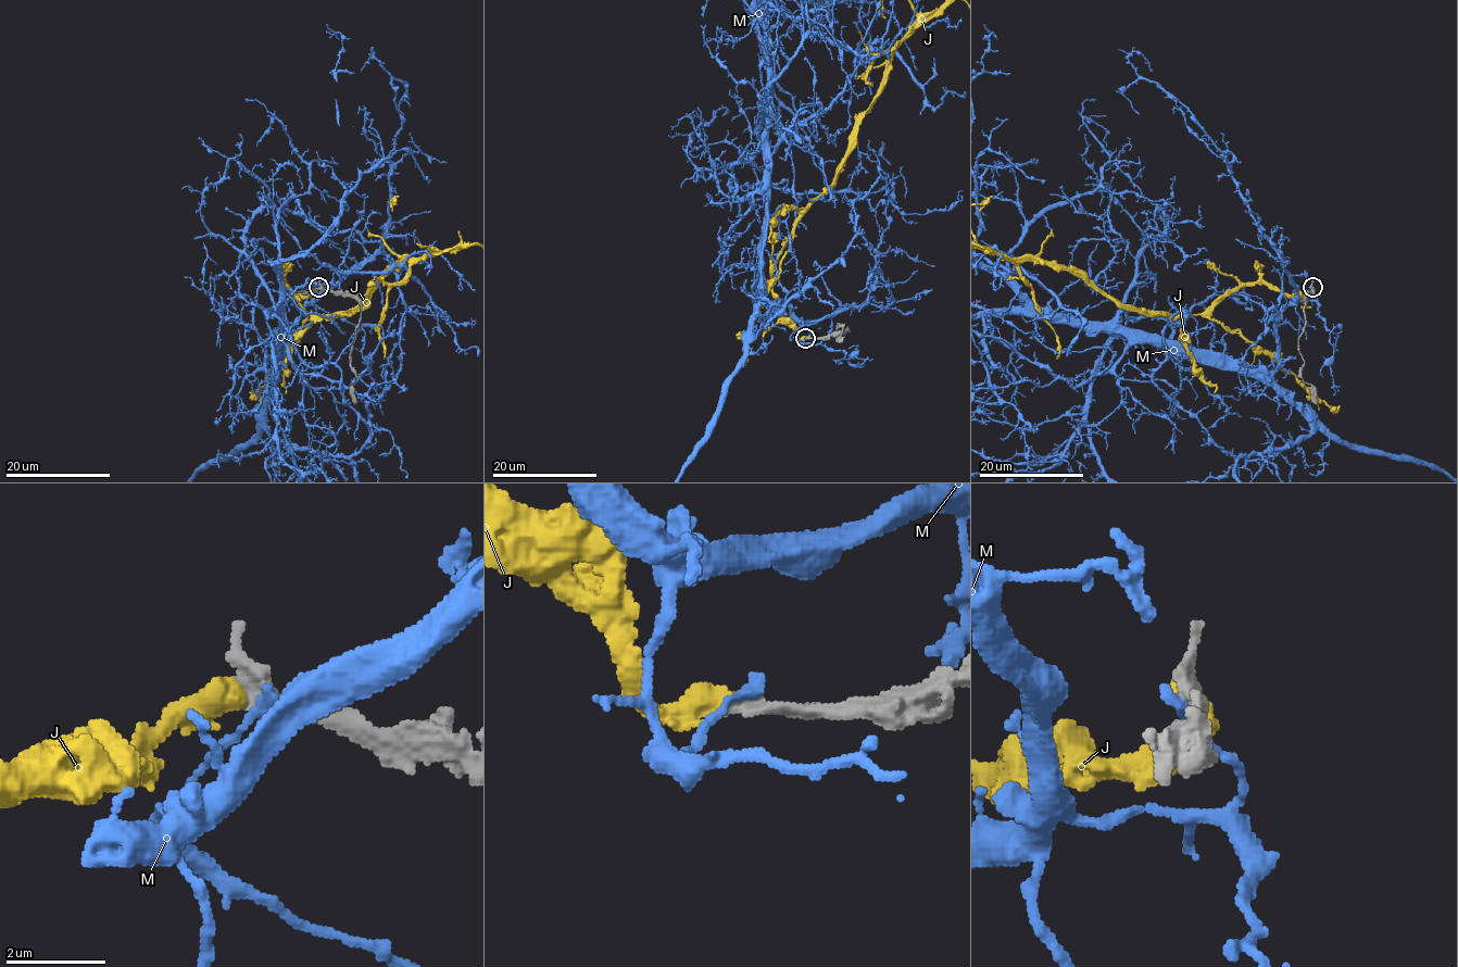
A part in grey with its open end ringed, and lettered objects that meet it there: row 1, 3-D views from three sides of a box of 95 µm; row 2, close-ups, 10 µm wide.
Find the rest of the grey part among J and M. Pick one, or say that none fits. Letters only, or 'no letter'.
J

